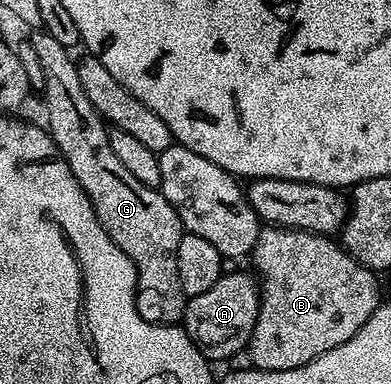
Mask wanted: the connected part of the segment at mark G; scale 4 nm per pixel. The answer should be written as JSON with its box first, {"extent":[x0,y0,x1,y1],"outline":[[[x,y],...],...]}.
{"extent":[28,28,186,326],"outline":[[[37,28],[28,35],[28,42],[39,56],[39,68],[43,68],[43,84],[45,89],[45,118],[49,135],[53,143],[61,149],[61,155],[67,160],[71,172],[77,183],[83,188],[83,192],[91,200],[95,216],[99,224],[107,232],[107,236],[123,253],[129,257],[131,264],[137,273],[137,311],[143,320],[154,322],[157,326],[172,326],[180,323],[185,317],[186,296],[183,292],[183,284],[179,284],[179,240],[183,233],[183,227],[175,208],[162,196],[160,189],[152,190],[147,184],[142,184],[131,176],[126,168],[111,149],[109,139],[110,127],[105,119],[95,112],[91,100],[87,100],[87,92],[83,92],[83,84],[79,84],[79,72],[77,63],[70,47],[59,44],[46,30]]]}

